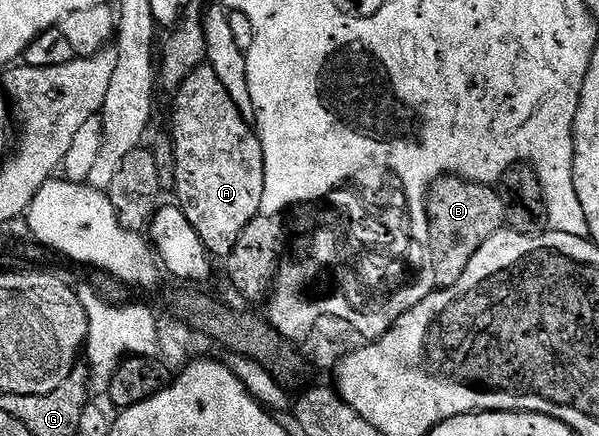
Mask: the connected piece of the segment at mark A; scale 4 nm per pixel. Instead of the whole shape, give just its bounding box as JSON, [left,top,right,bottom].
[172,64,264,259]

